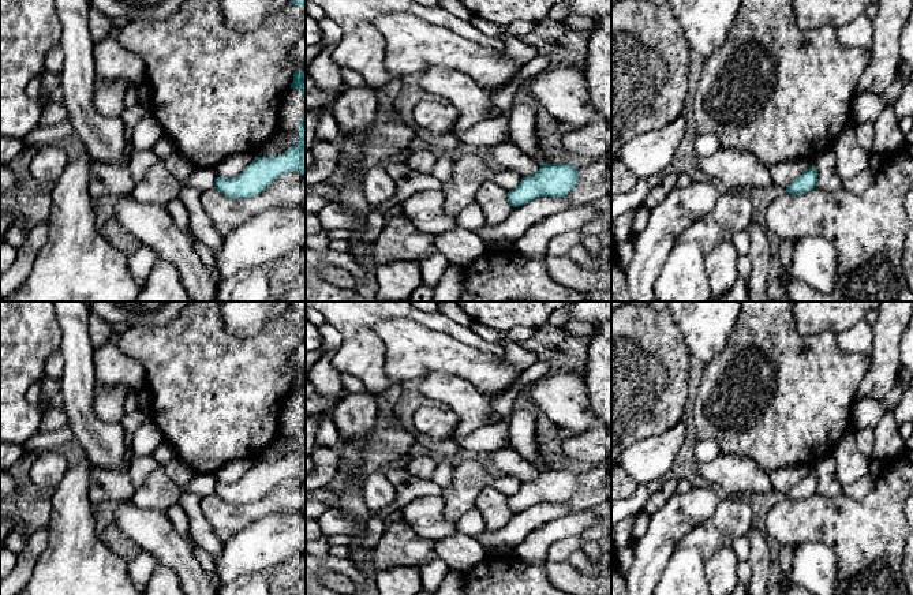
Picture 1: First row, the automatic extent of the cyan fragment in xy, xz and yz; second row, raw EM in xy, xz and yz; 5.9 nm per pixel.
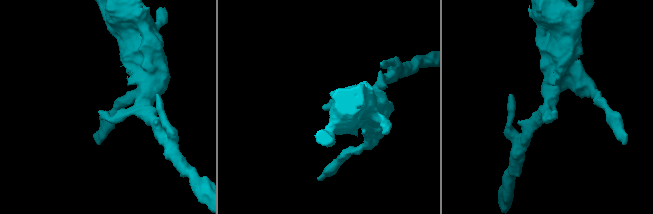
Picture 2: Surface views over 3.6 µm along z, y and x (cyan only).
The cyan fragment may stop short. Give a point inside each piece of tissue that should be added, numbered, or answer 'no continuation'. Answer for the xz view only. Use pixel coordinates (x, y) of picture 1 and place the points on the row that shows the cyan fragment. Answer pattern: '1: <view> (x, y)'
no continuation

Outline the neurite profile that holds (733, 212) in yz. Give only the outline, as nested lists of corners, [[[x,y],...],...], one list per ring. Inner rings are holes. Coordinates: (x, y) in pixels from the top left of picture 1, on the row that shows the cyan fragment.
[[[729,191],[719,195],[715,206],[684,231],[677,243],[696,242],[708,254],[719,243],[731,240],[734,232],[747,229],[752,213],[753,206],[748,192]]]

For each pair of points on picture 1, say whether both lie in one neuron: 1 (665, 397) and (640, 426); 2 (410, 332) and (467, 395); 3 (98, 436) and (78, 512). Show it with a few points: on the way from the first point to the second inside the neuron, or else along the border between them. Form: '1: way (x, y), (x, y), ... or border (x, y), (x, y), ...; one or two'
1: way (657, 405), (655, 416), (648, 418); one
2: border (422, 377), (451, 373), (476, 389); two
3: border (85, 456), (96, 467); two

